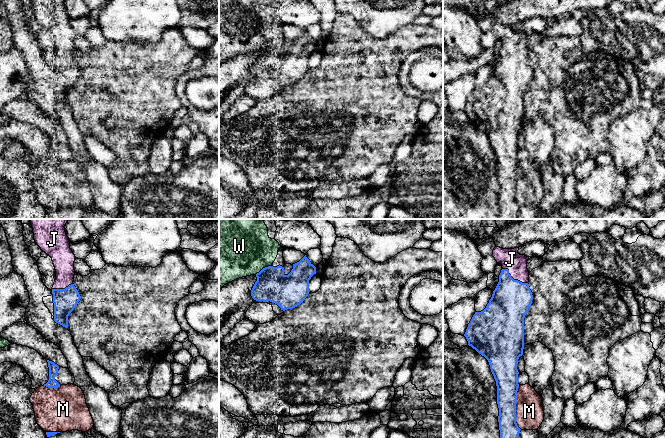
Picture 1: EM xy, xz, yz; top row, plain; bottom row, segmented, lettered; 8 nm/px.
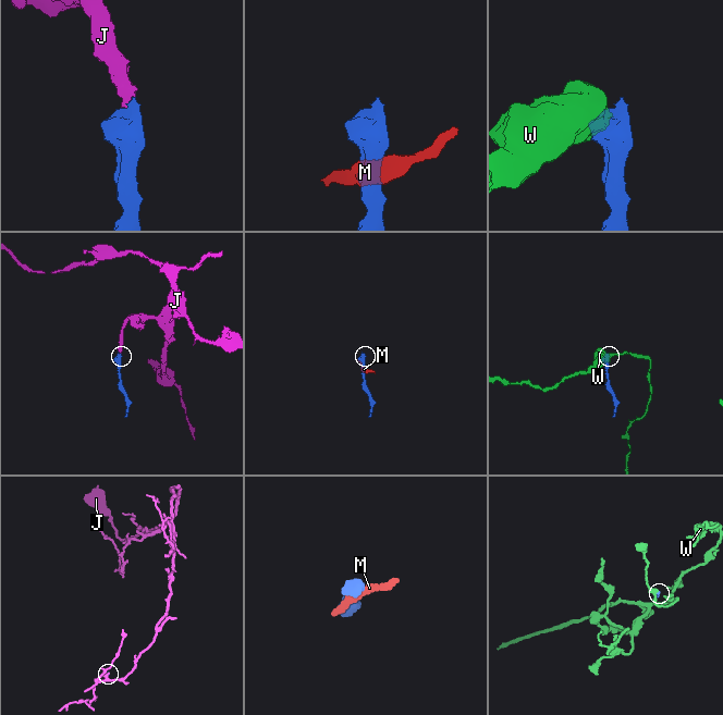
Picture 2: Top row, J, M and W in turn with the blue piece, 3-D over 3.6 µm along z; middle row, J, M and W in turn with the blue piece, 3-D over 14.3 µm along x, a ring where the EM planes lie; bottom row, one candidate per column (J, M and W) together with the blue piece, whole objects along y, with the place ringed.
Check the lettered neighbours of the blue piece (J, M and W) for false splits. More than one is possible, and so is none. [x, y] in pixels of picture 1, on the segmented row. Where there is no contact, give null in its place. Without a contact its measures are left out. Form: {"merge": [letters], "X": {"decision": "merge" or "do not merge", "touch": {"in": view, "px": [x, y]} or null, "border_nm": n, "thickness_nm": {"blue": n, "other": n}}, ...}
{"merge": ["J"], "J": {"decision": "merge", "touch": {"in": "yz", "px": [513, 279]}, "border_nm": 240, "thickness_nm": {"blue": 320, "other": 170}}, "M": {"decision": "do not merge", "touch": {"in": "yz", "px": [515, 407]}, "border_nm": 360, "thickness_nm": {"blue": 180, "other": 220}}, "W": {"decision": "do not merge", "touch": {"in": "xz", "px": [263, 268]}, "border_nm": 150, "thickness_nm": {"blue": 260, "other": 480}}}

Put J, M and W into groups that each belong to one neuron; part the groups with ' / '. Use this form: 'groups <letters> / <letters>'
groups J / M / W

